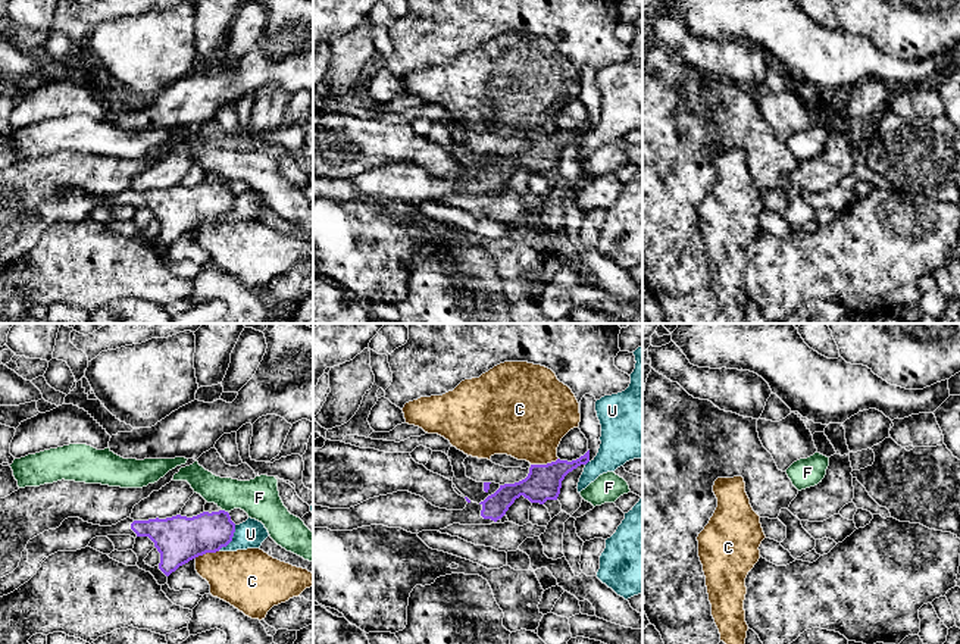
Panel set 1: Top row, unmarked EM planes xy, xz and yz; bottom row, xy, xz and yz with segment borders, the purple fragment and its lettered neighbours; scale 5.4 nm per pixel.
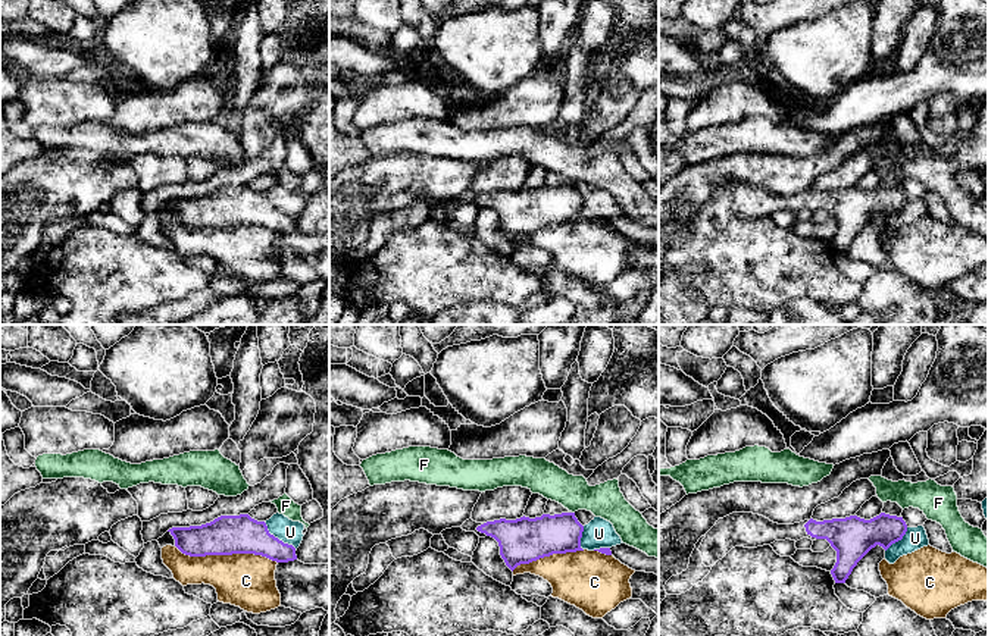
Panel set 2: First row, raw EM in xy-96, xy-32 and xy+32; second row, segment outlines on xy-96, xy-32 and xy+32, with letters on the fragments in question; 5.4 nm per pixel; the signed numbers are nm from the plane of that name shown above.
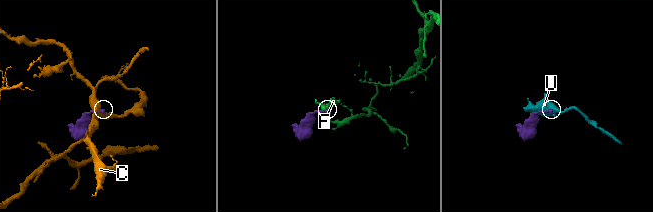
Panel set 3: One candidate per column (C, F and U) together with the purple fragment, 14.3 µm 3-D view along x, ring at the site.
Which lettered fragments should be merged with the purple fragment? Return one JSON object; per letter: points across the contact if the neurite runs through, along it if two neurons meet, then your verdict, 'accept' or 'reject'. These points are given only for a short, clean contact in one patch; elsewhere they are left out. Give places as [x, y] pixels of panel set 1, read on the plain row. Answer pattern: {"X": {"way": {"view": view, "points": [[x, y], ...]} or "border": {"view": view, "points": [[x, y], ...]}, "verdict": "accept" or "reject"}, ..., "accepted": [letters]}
{"C": {"verdict": "reject"}, "F": {"border": {"view": "xy", "points": [[222, 180], [227, 183]]}, "verdict": "reject"}, "U": {"verdict": "reject"}, "accepted": []}

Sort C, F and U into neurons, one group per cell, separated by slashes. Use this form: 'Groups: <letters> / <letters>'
Groups: C / F / U

